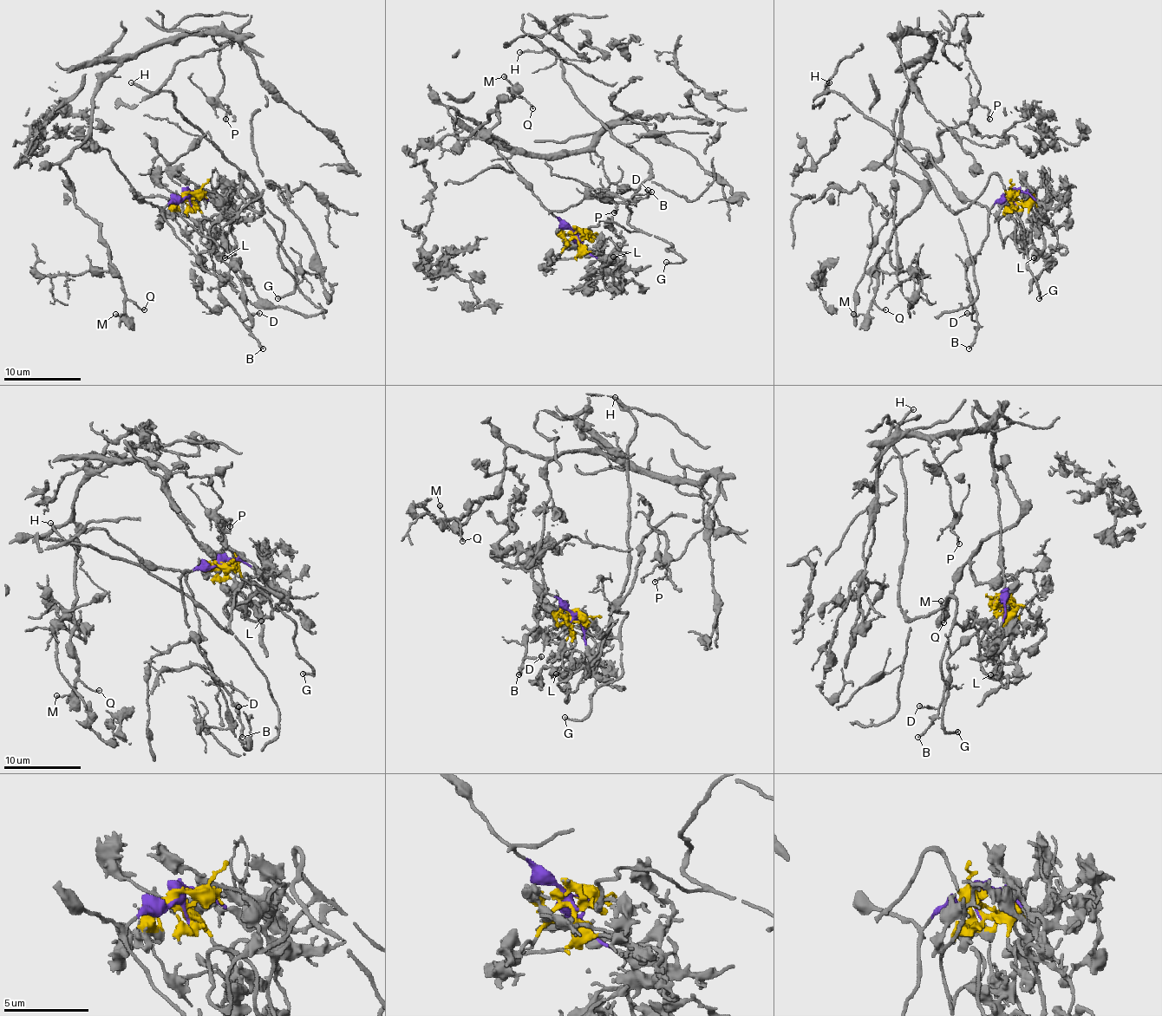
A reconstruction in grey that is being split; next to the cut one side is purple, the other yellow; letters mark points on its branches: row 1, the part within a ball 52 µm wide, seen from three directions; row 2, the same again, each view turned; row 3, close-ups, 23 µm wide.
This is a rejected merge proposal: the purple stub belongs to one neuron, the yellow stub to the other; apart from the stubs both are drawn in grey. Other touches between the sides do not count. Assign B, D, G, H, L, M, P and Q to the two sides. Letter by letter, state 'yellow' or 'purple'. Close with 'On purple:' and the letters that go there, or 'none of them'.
B: purple
D: purple
G: yellow
H: yellow
L: yellow
M: purple
P: purple
Q: purple
On purple: B, D, M, P, Q

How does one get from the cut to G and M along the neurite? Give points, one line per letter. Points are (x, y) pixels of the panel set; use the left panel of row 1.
G: (192, 195), (212, 227), (205, 244), (210, 227), (248, 197), (283, 224), (279, 257), (294, 289), (277, 299)
M: (192, 192), (153, 206), (90, 139), (59, 166), (120, 279), (125, 314), (115, 314)

